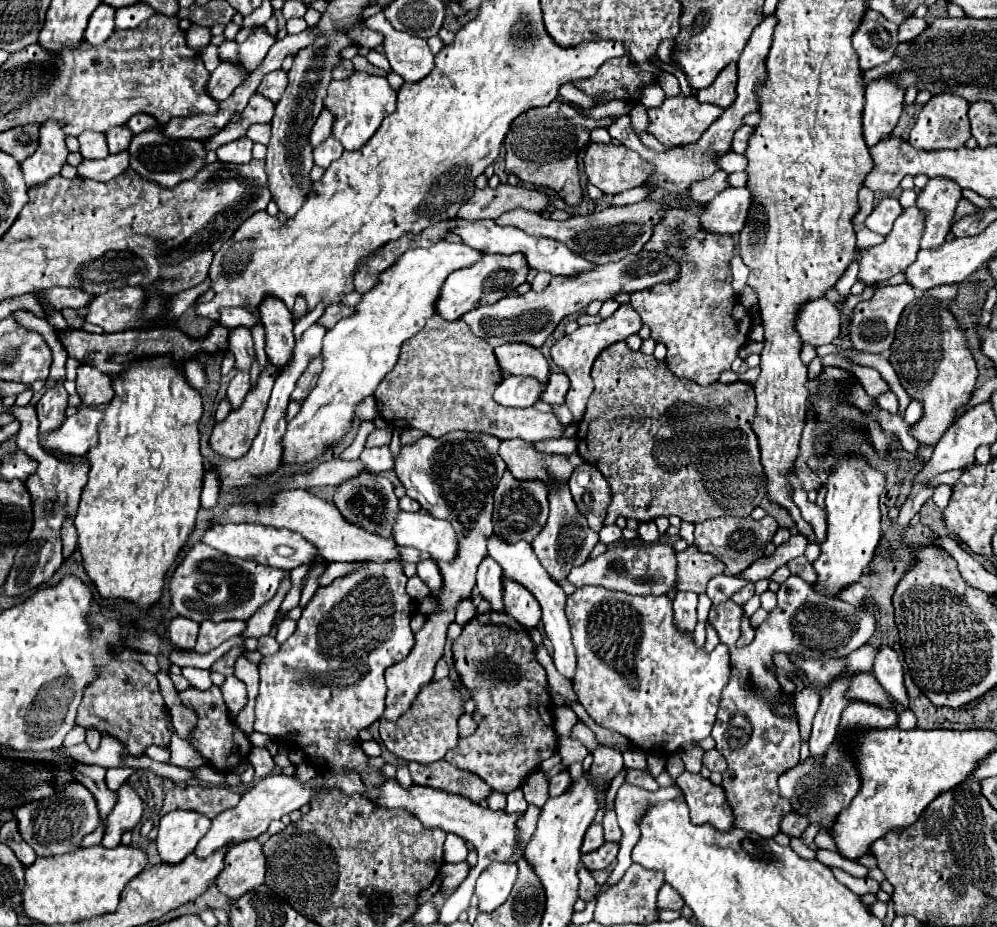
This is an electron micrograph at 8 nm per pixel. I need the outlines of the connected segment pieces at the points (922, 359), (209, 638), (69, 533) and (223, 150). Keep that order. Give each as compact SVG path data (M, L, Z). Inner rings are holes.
M931 296L913 300L903 310L897 324L897 336L891 346L889 362L895 368L905 392L923 404L923 416L911 426L909 434L919 444L933 448L957 420L957 410L971 400L977 380L975 360L967 350L967 340L959 330L955 316Z
M223 620L223 622L203 622L199 628L199 636L197 636L197 644L195 644L195 652L199 654L207 654L213 648L217 648L219 644L223 644L225 640L229 640L231 636L237 636L245 630L247 620Z
M67 522L67 524L63 526L61 538L63 538L63 554L65 554L65 558L67 558L67 556L75 550L75 546L77 546L77 532L75 532L75 528L73 528L71 522Z
M243 136L243 138L237 138L237 140L229 142L229 144L219 146L217 148L217 156L223 162L243 164L243 162L249 162L251 160L251 146L253 146L253 142Z

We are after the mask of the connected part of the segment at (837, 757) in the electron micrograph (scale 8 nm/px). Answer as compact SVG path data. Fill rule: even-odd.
M861 700L849 702L849 706L843 710L837 736L829 750L819 758L809 756L805 762L799 762L791 770L783 772L783 776L779 776L779 796L791 802L791 810L795 814L805 816L811 824L819 824L825 832L831 832L839 812L845 810L855 798L855 794L861 790L861 776L853 752L855 738L861 732L869 730L897 728L897 722L899 714L895 708L879 708L875 704L865 704Z

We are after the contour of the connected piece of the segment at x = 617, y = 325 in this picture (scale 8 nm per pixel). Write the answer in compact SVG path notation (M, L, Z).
M625 304L625 306L619 306L617 312L615 312L613 316L609 316L607 320L603 320L601 324L579 326L573 334L563 336L563 338L551 348L551 358L553 358L553 362L555 362L559 368L563 368L563 372L569 376L571 386L569 386L565 404L567 404L569 410L573 412L575 420L579 420L579 418L583 416L585 406L587 406L587 398L589 398L591 392L593 392L593 382L591 382L589 372L591 372L591 366L593 366L595 358L597 358L607 346L611 346L611 344L615 344L615 342L621 342L621 340L625 340L625 338L631 336L631 334L637 334L639 328L641 328L641 324L643 324L643 322L641 322L639 314L637 314L629 304Z

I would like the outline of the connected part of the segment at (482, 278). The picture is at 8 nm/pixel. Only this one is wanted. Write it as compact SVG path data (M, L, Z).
M483 254L479 262L459 272L453 272L447 278L447 284L443 286L443 296L439 296L437 312L445 320L455 320L461 314L469 312L471 308L477 308L481 304L493 304L495 300L501 300L503 296L513 294L515 288L527 280L527 274L529 274L529 264L523 254L509 254L509 256Z

